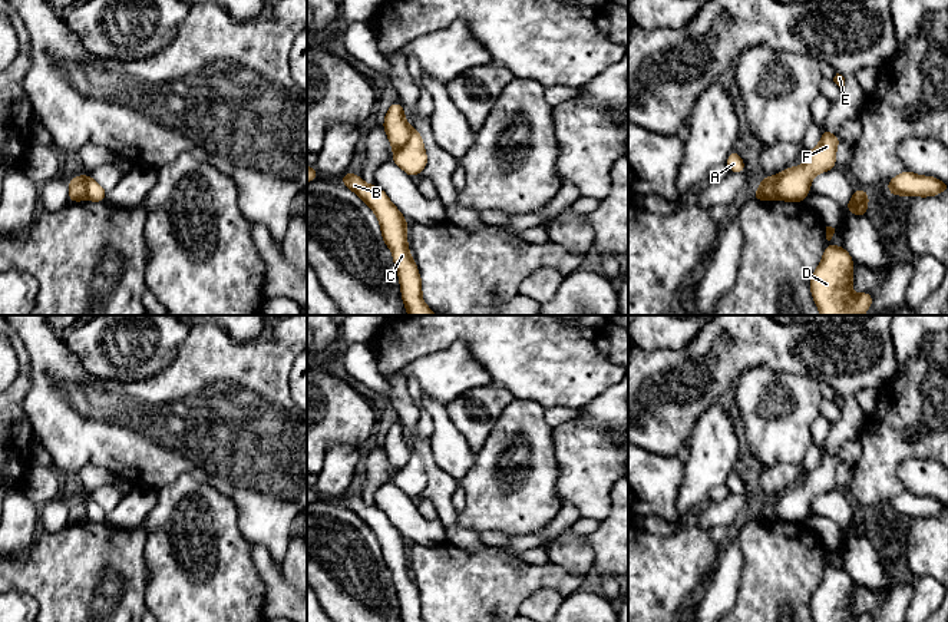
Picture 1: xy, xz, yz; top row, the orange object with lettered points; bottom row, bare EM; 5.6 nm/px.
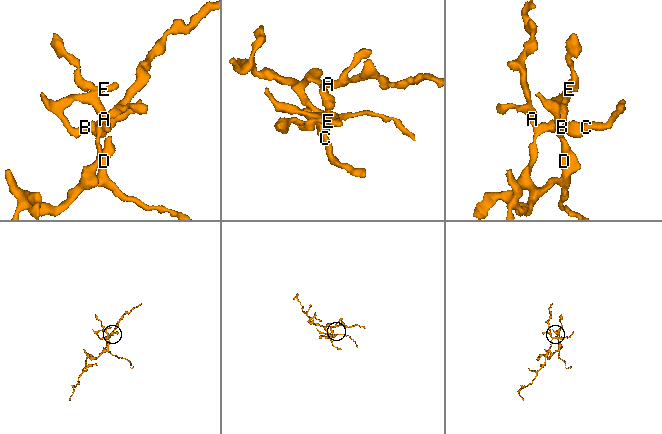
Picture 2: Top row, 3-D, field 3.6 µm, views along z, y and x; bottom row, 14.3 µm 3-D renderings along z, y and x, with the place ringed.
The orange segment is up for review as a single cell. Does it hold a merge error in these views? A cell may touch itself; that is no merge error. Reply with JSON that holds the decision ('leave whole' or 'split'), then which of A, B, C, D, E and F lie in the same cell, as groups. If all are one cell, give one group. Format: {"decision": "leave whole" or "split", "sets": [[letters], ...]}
{"decision": "split", "sets": [["A", "D"], ["B", "C", "E", "F"]]}

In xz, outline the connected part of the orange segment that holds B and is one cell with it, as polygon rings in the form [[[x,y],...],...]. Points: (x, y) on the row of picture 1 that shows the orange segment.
[[[343,173],[346,188],[356,192],[376,214],[384,244],[392,249],[399,274],[402,298],[409,315],[436,315],[422,298],[422,279],[407,248],[407,224],[402,212],[376,185],[366,185],[360,175]]]

